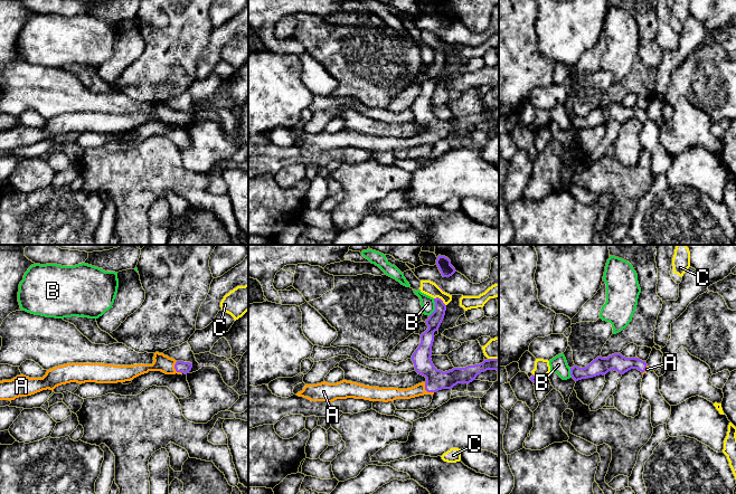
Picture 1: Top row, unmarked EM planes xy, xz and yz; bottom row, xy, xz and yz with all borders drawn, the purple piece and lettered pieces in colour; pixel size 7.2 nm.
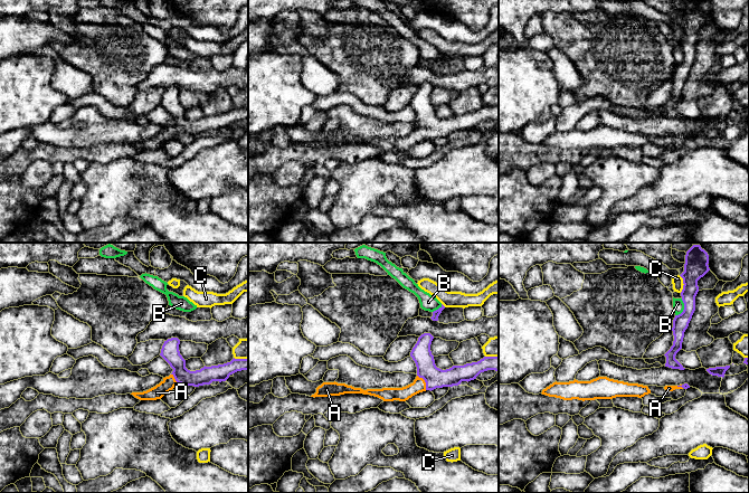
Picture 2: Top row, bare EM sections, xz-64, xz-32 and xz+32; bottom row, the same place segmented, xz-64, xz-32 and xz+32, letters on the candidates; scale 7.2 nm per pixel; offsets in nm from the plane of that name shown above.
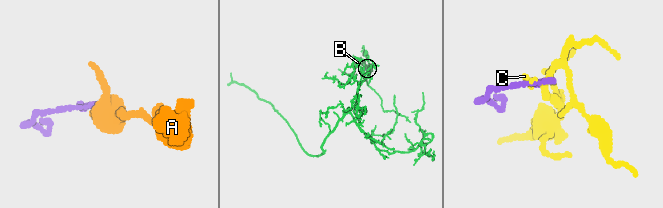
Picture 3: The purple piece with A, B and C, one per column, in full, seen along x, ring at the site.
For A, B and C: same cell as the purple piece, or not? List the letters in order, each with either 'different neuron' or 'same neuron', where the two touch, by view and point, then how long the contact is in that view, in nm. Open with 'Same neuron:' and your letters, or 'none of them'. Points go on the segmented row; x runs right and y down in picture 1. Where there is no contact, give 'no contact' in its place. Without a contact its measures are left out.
Same neuron: A
A: same neuron; meets purple in xy at (175, 368); contact 100 nm long
B: different neuron; meets purple in xz at (435, 307); contact 140 nm long
C: different neuron; meets purple in xz at (441, 300); contact 110 nm long

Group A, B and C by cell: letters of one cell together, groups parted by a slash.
A / B / C

